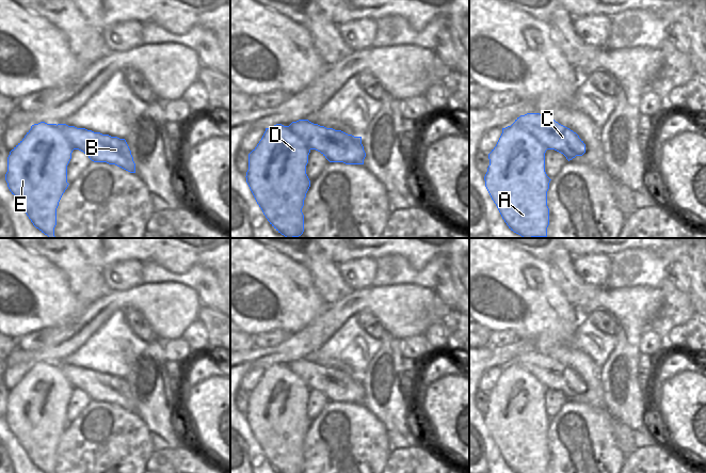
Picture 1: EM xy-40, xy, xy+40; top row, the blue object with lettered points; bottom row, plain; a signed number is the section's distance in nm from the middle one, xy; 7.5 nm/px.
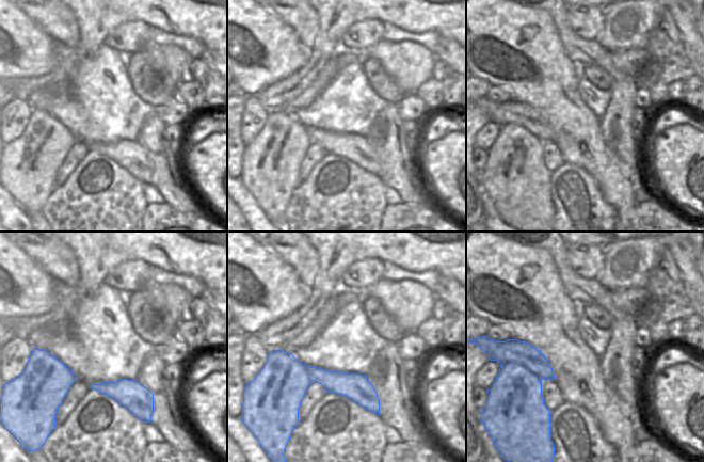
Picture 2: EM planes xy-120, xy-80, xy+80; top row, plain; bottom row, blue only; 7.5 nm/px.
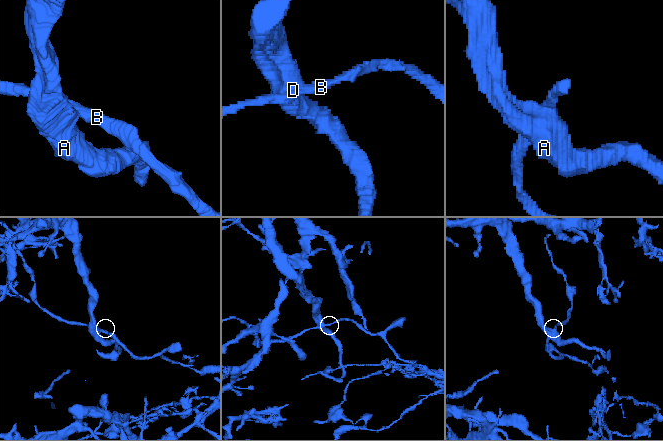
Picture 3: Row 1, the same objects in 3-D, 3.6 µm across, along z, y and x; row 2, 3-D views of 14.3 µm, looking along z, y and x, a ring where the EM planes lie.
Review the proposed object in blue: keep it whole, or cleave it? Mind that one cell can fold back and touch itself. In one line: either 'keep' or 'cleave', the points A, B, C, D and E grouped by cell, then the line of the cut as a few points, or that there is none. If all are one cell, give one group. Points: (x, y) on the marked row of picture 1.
cleave; A D E / B C; cut in xy+40 along (511, 125), (517, 125), (528, 131), (546, 150)

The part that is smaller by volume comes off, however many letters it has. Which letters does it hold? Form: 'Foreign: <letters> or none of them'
Foreign: B, C

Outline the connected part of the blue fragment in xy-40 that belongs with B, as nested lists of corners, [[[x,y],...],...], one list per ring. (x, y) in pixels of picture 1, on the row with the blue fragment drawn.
[[[58,124],[65,139],[74,149],[83,152],[94,162],[115,164],[130,173],[135,173],[135,163],[125,139]]]

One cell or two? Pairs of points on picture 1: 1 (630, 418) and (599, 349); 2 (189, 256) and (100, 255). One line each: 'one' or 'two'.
1: two
2: one

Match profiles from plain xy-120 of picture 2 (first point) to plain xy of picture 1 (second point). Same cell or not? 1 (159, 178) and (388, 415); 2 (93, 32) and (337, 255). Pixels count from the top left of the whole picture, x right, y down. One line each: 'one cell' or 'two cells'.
1: one cell
2: one cell

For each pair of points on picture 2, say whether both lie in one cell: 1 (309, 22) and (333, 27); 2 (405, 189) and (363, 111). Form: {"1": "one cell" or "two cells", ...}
{"1": "two cells", "2": "two cells"}

